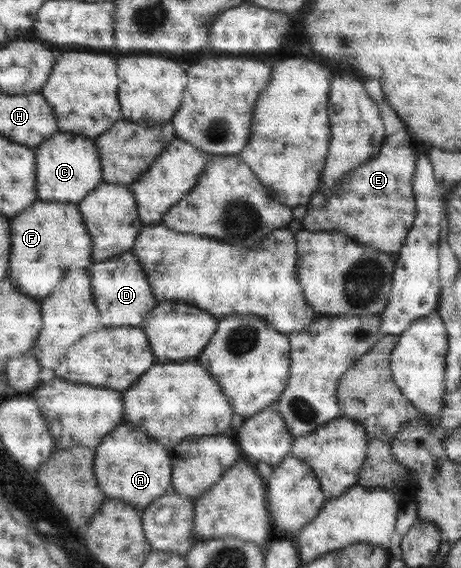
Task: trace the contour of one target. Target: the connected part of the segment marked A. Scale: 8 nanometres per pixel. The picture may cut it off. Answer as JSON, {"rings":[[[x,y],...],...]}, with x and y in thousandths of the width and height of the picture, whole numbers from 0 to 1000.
{"rings":[[[280,746],[249,750],[206,789],[202,835],[228,873],[258,877],[306,901],[334,877],[369,864],[371,819],[364,790],[315,764],[302,768],[293,768],[293,754]]]}

